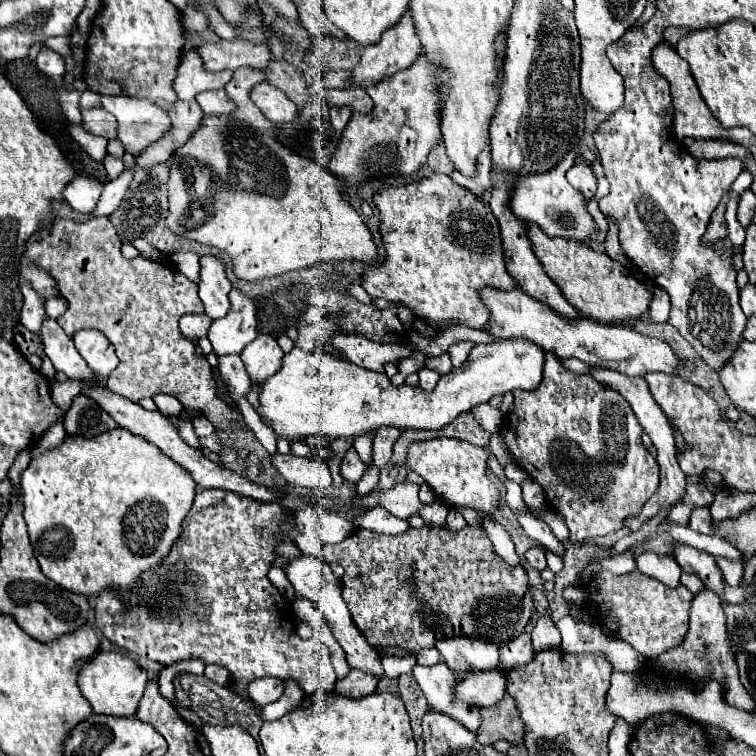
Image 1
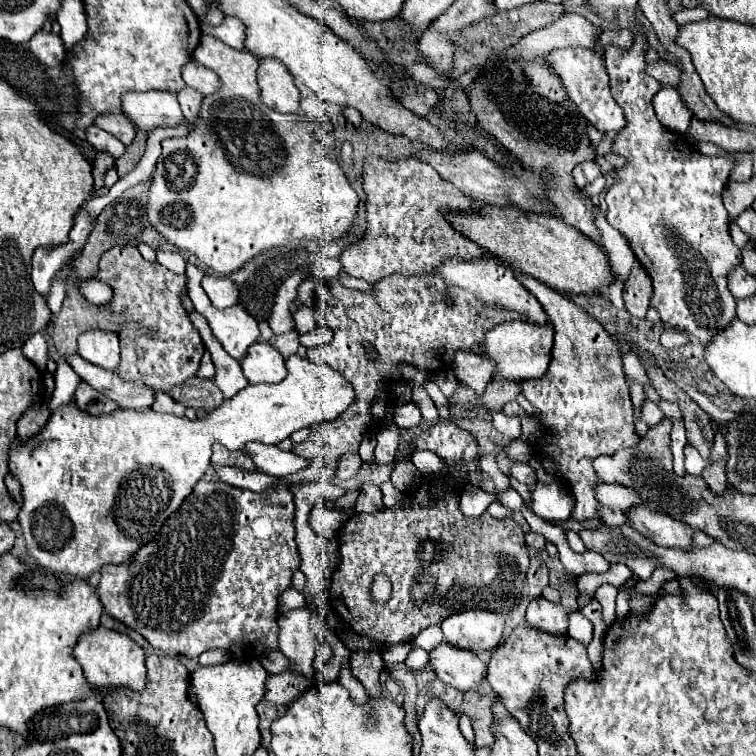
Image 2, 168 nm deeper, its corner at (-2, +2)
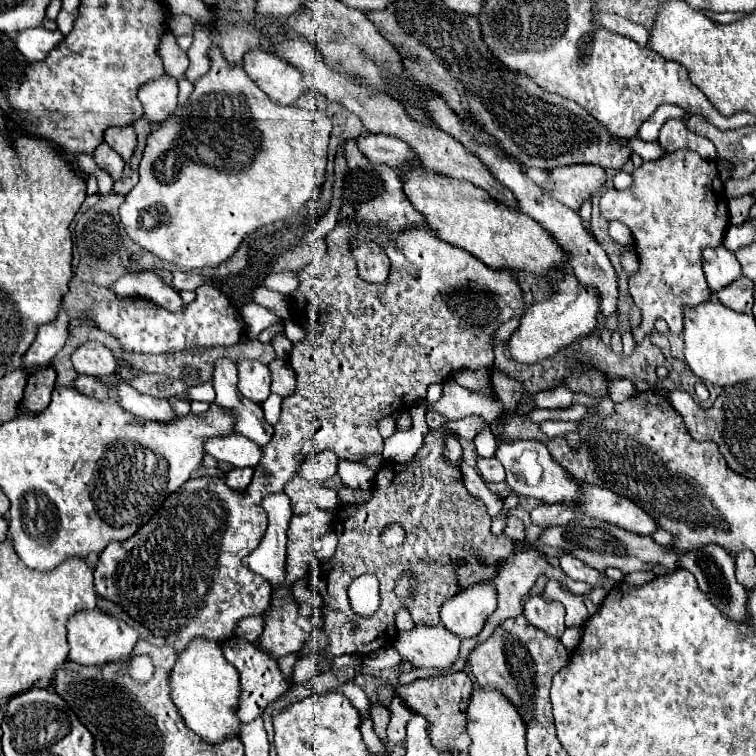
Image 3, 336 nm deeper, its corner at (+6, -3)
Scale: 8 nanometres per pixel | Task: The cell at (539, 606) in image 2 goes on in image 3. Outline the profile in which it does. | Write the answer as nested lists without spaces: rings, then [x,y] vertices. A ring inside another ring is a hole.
[[[542,595],[526,597],[522,613],[534,627],[542,627],[542,631],[548,633],[550,637],[560,639],[566,629],[562,603],[546,603]]]

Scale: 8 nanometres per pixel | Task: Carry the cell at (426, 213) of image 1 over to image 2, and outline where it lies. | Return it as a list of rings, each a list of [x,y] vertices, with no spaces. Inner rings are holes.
[[[366,156],[364,160],[364,174],[362,174],[362,188],[366,192],[366,232],[360,242],[354,242],[340,254],[340,262],[346,274],[354,278],[362,278],[370,284],[376,284],[378,280],[390,276],[392,272],[398,274],[426,274],[434,272],[438,264],[442,264],[446,258],[478,258],[486,254],[482,248],[478,248],[474,242],[464,238],[460,232],[456,232],[444,218],[444,206],[448,208],[472,208],[474,200],[464,196],[460,190],[452,188],[446,180],[442,180],[436,170],[420,162],[416,158],[406,160],[384,160],[376,156]]]

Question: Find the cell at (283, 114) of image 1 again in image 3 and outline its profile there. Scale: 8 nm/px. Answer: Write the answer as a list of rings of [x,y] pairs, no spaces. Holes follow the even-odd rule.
[[[262,49],[248,51],[242,59],[242,67],[276,105],[294,105],[296,99],[308,91],[304,77],[300,77],[296,69]]]

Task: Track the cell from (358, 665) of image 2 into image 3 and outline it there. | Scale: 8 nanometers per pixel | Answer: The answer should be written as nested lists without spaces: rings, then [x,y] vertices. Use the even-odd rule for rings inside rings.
[[[370,703],[370,717],[374,721],[374,731],[376,735],[382,739],[382,743],[386,745],[386,727],[388,727],[388,721],[390,721],[390,711],[380,705],[380,703]]]

